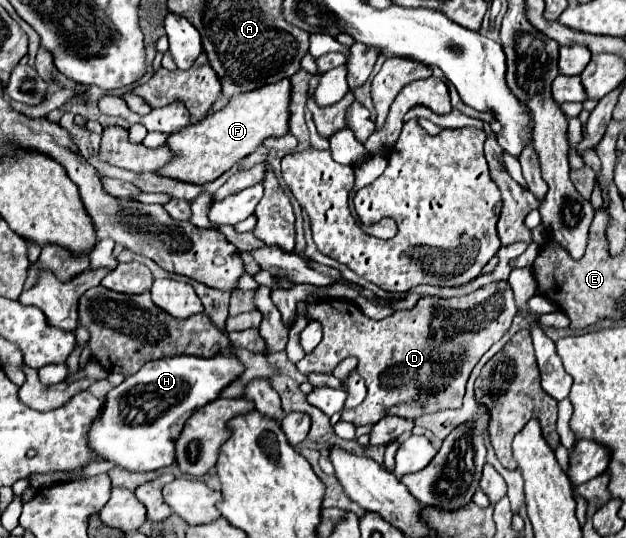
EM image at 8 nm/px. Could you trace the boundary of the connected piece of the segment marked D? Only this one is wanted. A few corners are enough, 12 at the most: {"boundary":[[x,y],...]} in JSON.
{"boundary":[[506,280],[368,318],[308,304],[324,338],[296,368],[344,358],[368,396],[342,420],[462,406],[516,312]]}

